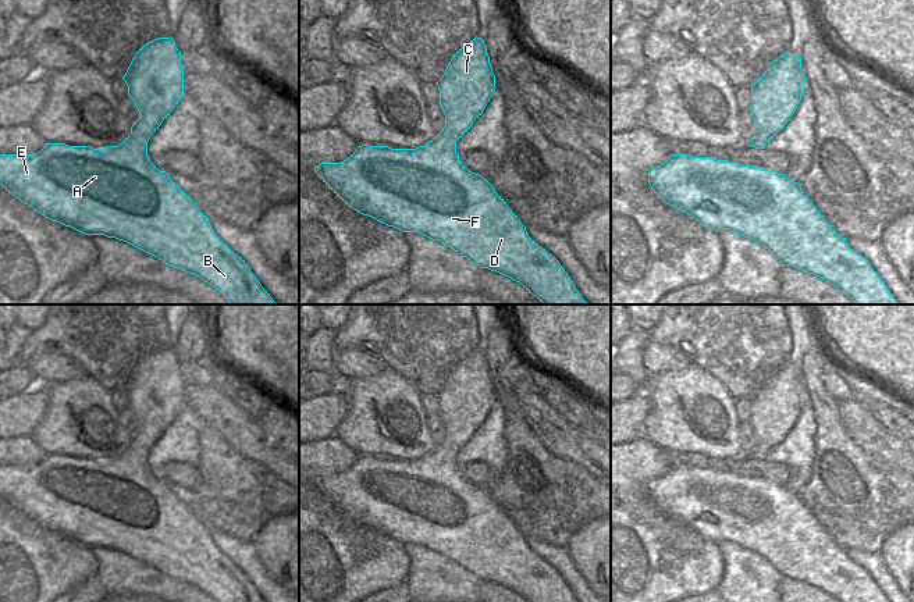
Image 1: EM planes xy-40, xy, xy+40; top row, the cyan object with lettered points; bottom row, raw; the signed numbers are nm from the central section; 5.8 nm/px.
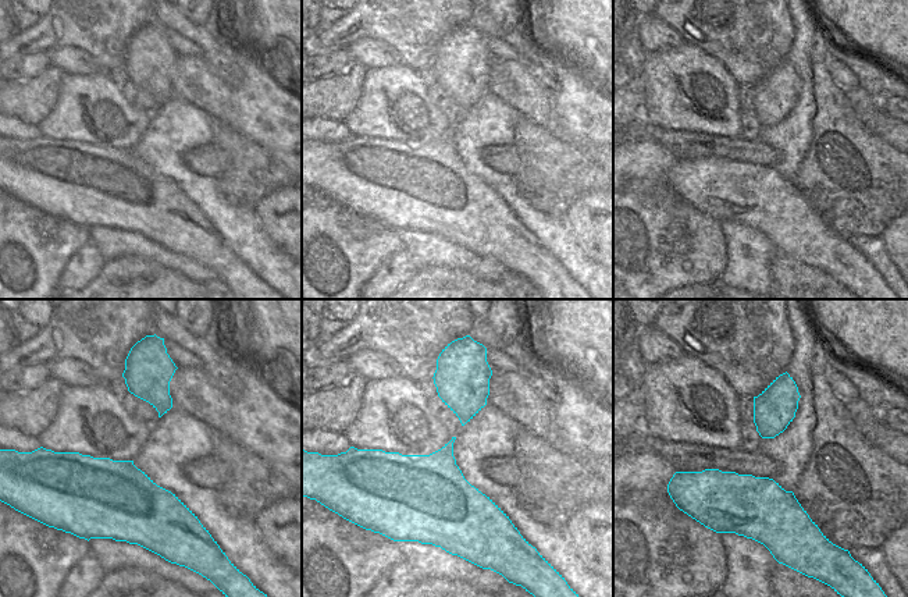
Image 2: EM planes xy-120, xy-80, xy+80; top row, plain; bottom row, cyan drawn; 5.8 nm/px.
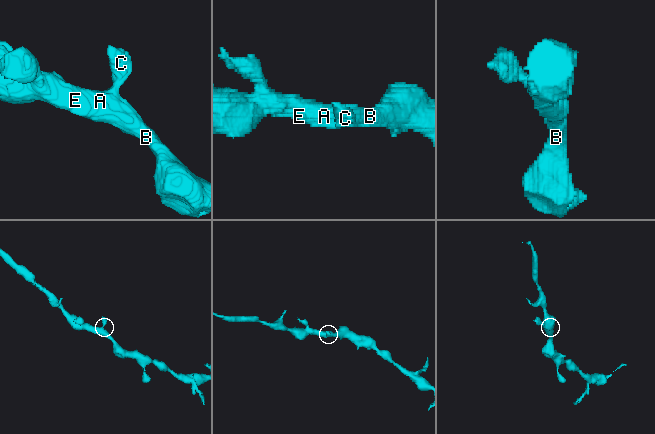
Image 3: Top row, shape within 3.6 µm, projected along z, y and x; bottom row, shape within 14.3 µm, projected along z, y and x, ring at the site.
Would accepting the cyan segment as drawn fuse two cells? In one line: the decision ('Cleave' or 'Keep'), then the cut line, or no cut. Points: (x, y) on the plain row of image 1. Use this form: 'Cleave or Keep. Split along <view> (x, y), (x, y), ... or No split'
Keep. No split.

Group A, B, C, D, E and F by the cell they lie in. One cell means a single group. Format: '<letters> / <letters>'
A B C D E F

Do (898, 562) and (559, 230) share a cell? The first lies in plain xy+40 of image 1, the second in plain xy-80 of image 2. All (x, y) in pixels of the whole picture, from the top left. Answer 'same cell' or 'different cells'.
different cells

